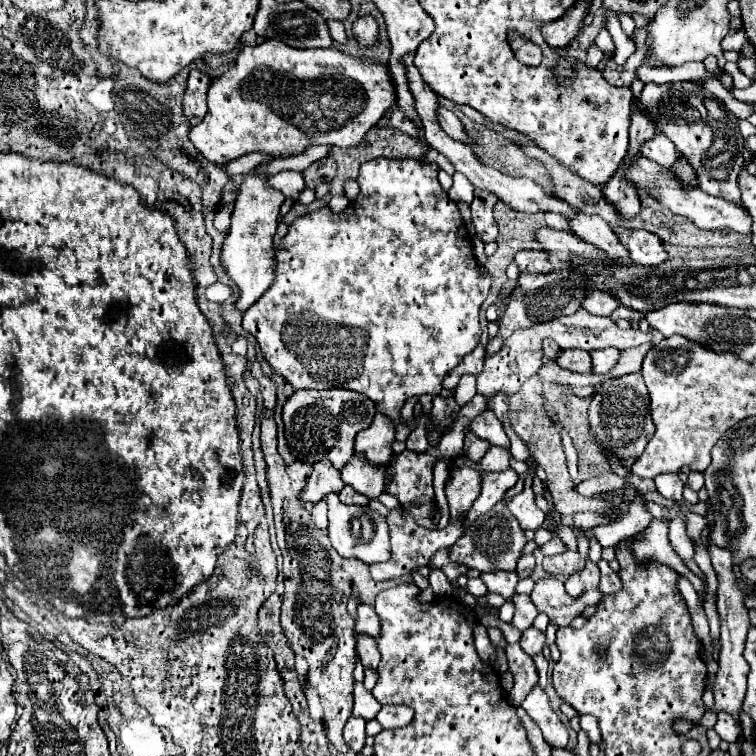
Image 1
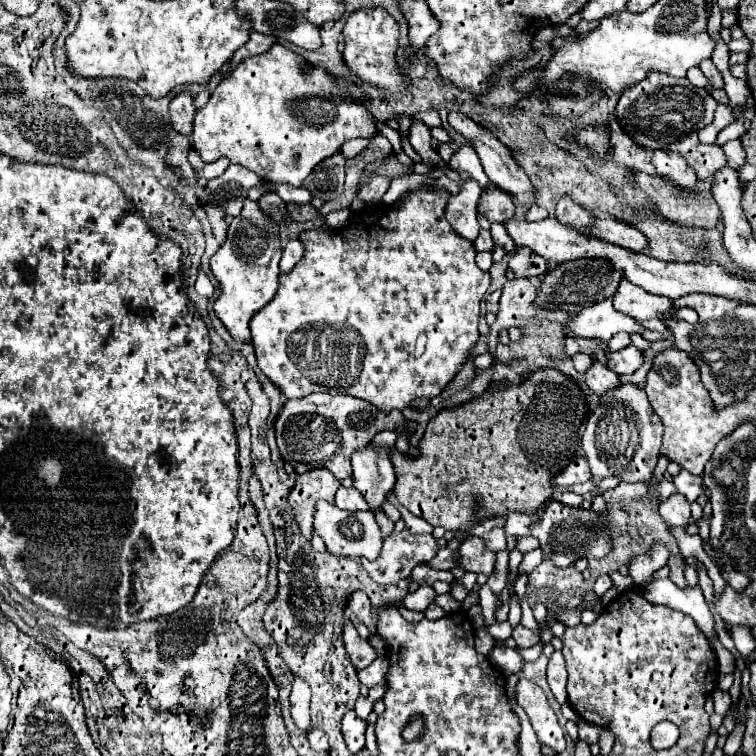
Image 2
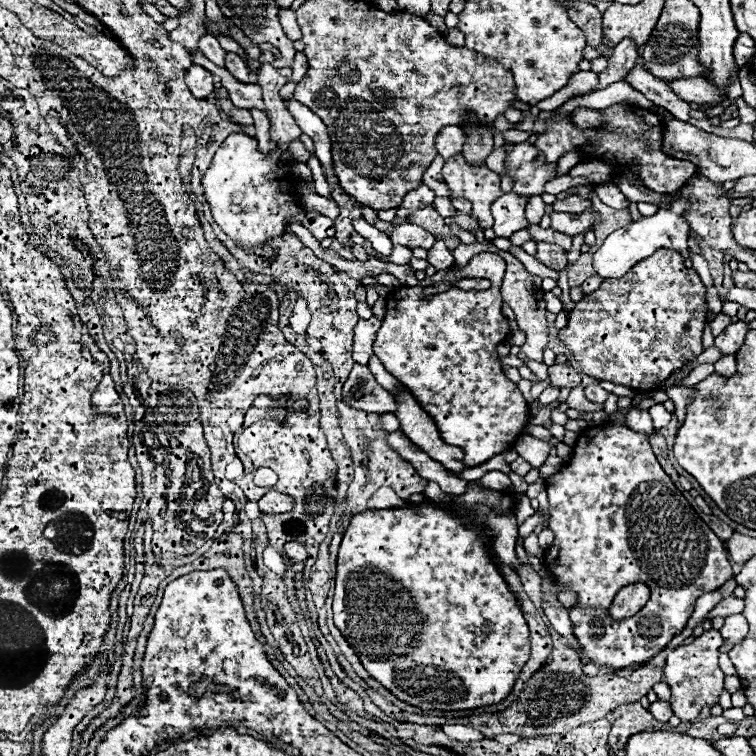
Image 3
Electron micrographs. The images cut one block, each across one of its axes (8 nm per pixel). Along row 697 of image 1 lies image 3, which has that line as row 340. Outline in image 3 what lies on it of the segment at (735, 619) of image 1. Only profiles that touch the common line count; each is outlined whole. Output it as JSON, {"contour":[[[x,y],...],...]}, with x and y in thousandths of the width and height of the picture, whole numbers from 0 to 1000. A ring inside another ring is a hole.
{"contour":[[[974,426],[974,429],[966,429],[955,442],[950,442],[944,447],[944,458],[958,468],[974,468],[979,463],[979,458],[984,455],[984,442],[989,439],[989,429],[987,426]]]}

